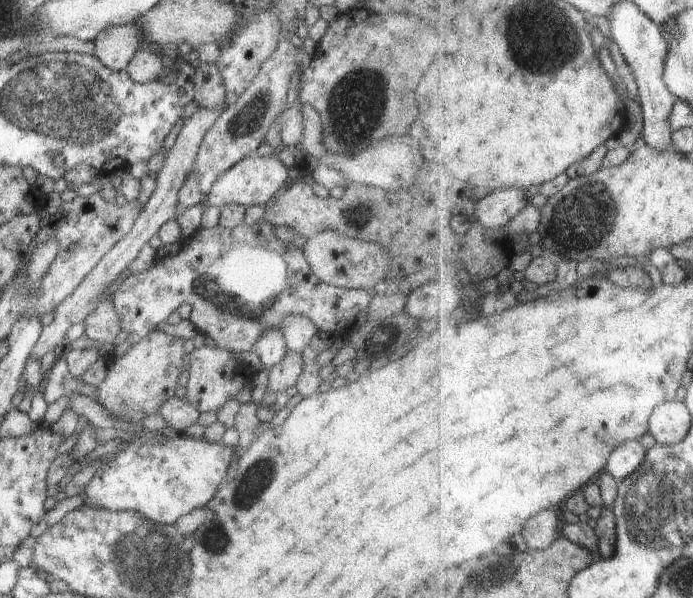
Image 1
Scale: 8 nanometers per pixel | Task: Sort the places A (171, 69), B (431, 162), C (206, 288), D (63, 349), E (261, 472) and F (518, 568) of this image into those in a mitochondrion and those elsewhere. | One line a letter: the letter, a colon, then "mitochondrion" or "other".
A: other
B: other
C: mitochondrion
D: other
E: mitochondrion
F: mitochondrion

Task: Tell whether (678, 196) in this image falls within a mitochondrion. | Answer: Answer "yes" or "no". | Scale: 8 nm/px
no

